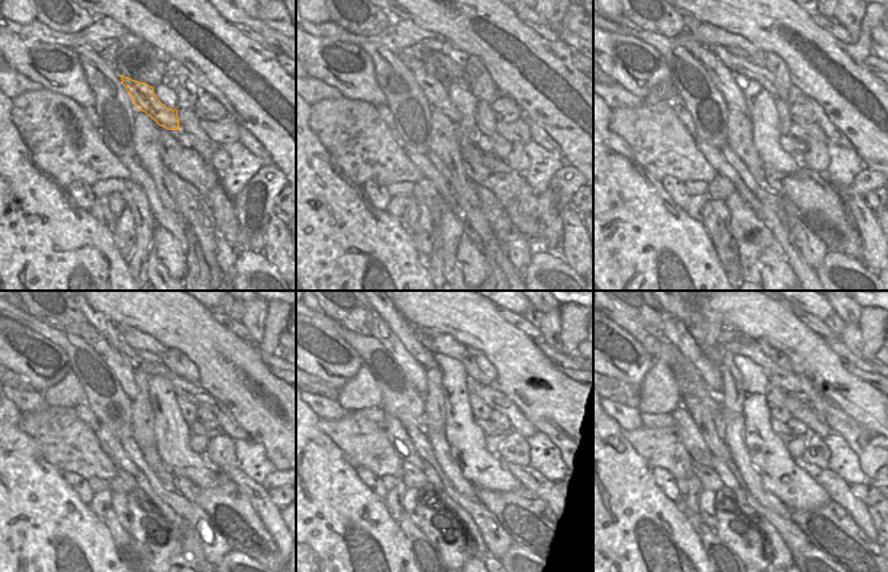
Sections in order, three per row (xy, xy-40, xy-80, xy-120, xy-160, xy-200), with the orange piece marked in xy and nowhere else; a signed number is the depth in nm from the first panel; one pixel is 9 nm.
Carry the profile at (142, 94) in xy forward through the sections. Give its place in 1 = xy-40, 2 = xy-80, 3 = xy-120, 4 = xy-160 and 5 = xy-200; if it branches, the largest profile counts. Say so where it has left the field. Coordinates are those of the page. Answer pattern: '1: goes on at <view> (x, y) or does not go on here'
1: goes on at xy-40 (436, 90)
2: goes on at xy-80 (721, 65)
3: goes on at xy-120 (97, 331)
4: goes on at xy-160 (389, 327)
5: goes on at xy-200 (676, 319)

